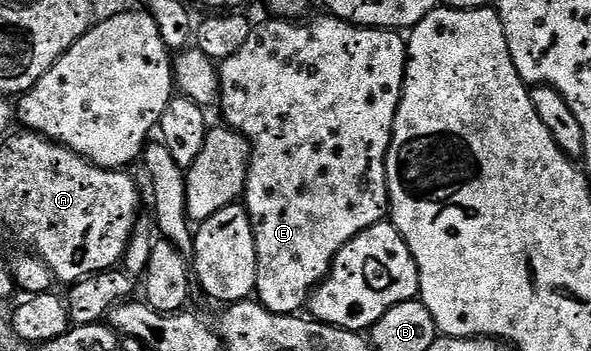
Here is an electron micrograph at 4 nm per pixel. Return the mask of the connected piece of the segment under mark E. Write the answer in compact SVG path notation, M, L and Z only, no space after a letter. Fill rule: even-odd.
M275 17L269 18L269 23L264 23L257 26L250 33L250 41L246 41L246 45L242 49L238 49L238 53L234 53L234 57L223 60L219 64L220 68L220 97L218 100L219 106L224 106L223 122L229 128L239 131L251 143L251 164L248 167L247 186L243 192L243 202L248 209L248 216L252 218L252 228L254 229L254 237L256 238L256 289L254 292L255 298L266 309L270 309L279 315L294 315L303 312L306 304L311 300L312 292L316 290L321 281L326 278L328 271L332 268L332 262L336 259L336 255L345 245L351 243L354 237L358 237L358 233L362 233L366 229L370 229L375 223L385 222L386 216L389 214L388 206L388 182L386 181L386 157L390 149L390 141L392 140L392 130L394 129L394 117L398 113L398 105L400 98L404 92L404 81L408 74L408 44L405 36L396 29L385 29L383 27L355 27L353 23L345 23L342 19L335 17L327 17L328 19L316 19L313 23L309 21L289 21L287 19L278 19Z

